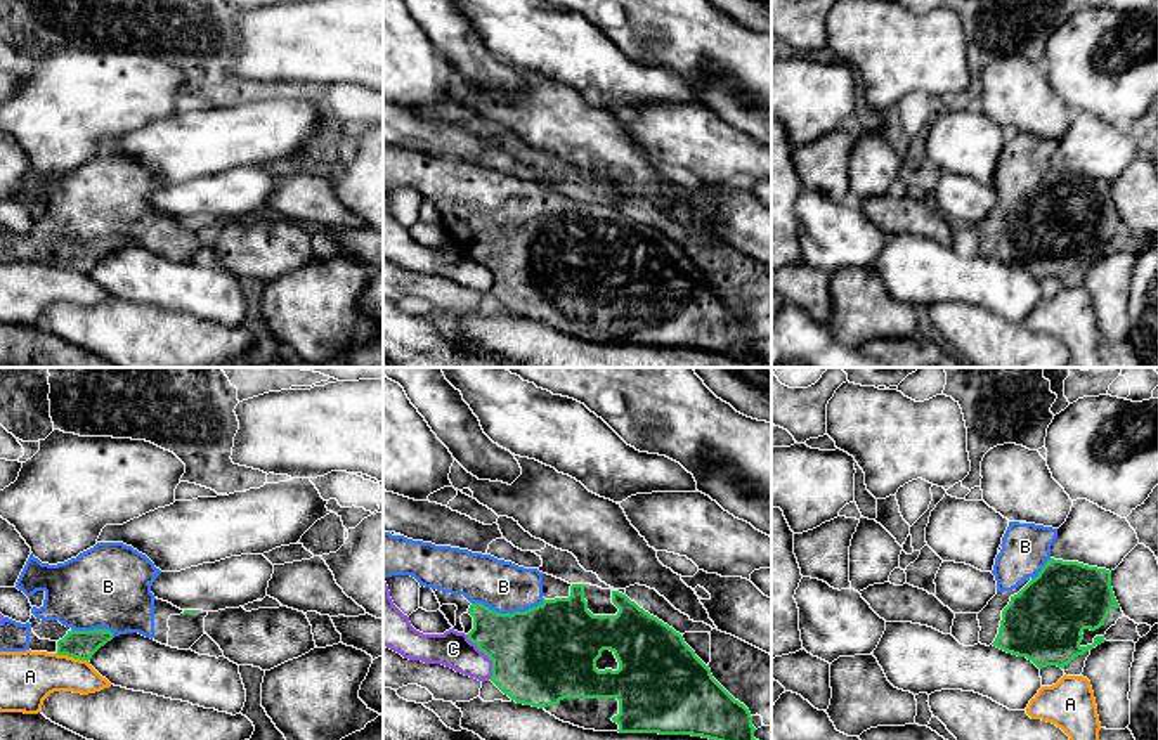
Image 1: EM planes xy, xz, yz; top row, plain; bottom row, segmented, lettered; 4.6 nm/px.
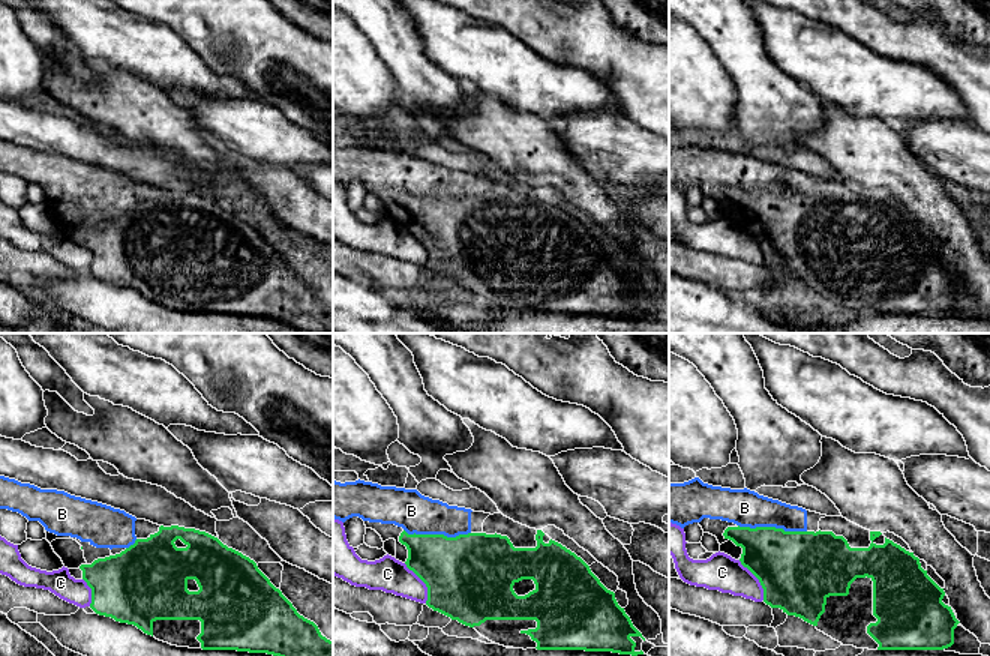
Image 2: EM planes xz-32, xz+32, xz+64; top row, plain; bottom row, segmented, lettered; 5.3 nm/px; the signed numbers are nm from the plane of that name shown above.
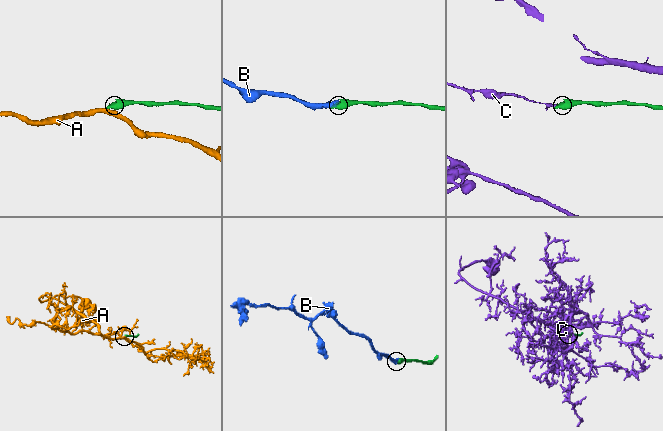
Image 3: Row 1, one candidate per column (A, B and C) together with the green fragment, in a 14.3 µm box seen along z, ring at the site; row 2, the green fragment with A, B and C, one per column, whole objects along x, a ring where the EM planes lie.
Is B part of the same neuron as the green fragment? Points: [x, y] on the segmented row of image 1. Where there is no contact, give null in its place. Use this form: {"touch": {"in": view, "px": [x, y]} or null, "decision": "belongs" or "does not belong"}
{"touch": {"in": "xz", "px": [508, 614]}, "decision": "belongs"}

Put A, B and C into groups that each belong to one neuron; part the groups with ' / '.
A / B / C

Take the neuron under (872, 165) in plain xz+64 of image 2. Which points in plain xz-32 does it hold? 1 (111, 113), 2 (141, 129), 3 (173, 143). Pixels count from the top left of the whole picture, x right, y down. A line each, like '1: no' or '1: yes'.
1: yes
2: yes
3: yes

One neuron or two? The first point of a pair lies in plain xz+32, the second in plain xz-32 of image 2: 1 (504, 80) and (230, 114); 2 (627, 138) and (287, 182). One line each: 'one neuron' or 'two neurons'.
1: two neurons
2: two neurons

